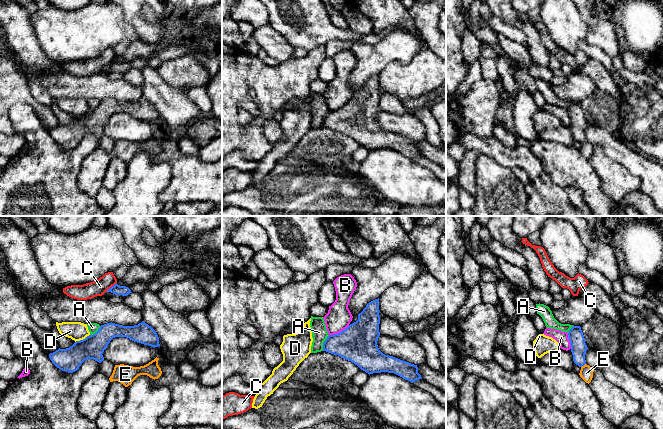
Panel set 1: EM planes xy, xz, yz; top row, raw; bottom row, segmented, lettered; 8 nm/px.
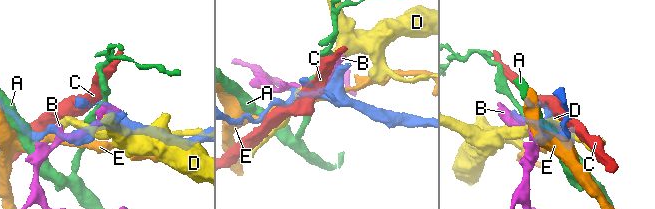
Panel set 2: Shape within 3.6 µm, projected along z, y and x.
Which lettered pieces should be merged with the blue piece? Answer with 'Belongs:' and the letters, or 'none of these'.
Belongs: none of these

